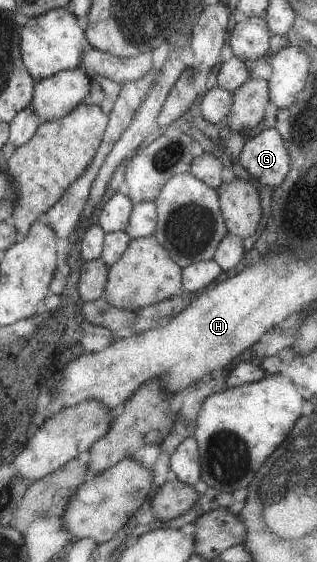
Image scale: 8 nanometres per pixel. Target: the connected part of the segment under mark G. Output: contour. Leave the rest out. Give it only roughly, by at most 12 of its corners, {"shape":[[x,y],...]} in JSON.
{"shape":[[264,127],[236,159],[250,180],[280,185],[290,158],[278,131]]}

